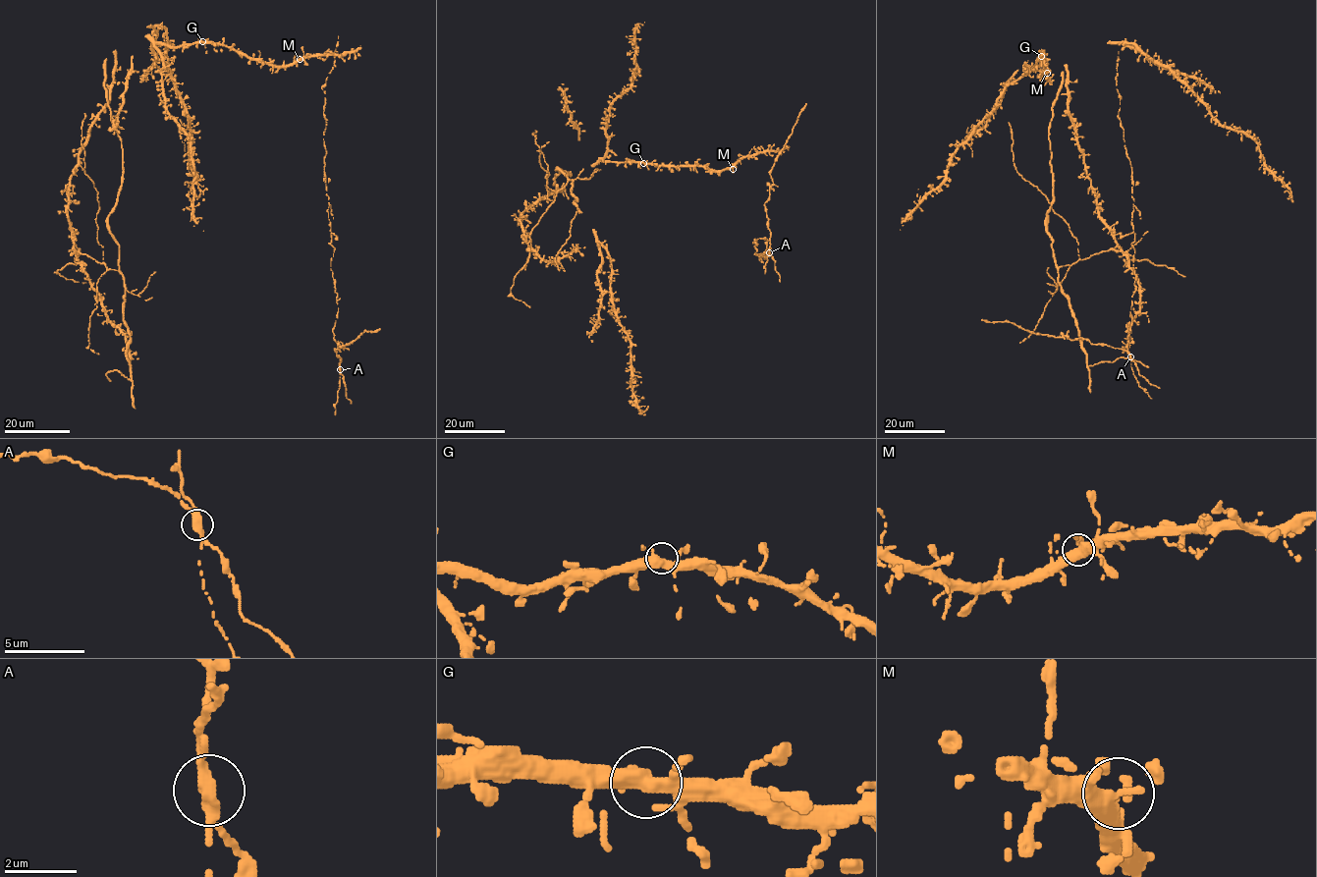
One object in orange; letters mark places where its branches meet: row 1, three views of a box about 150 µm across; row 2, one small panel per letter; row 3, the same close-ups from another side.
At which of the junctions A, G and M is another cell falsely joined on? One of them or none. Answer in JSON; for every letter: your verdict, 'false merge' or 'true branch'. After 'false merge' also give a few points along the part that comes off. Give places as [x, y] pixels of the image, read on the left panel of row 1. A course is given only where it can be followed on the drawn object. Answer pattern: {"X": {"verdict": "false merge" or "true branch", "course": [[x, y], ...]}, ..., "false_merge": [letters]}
{"A": {"verdict": "false merge", "course": [[340, 369], [341, 358], [334, 349], [340, 352], [342, 345], [352, 343], [364, 332], [380, 328]]}, "G": {"verdict": "true branch"}, "M": {"verdict": "true branch"}, "false_merge": ["A"]}

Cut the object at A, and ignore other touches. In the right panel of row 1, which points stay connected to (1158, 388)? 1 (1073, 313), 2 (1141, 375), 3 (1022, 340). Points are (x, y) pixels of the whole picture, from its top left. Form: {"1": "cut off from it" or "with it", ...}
{"1": "cut off from it", "2": "with it", "3": "cut off from it"}

